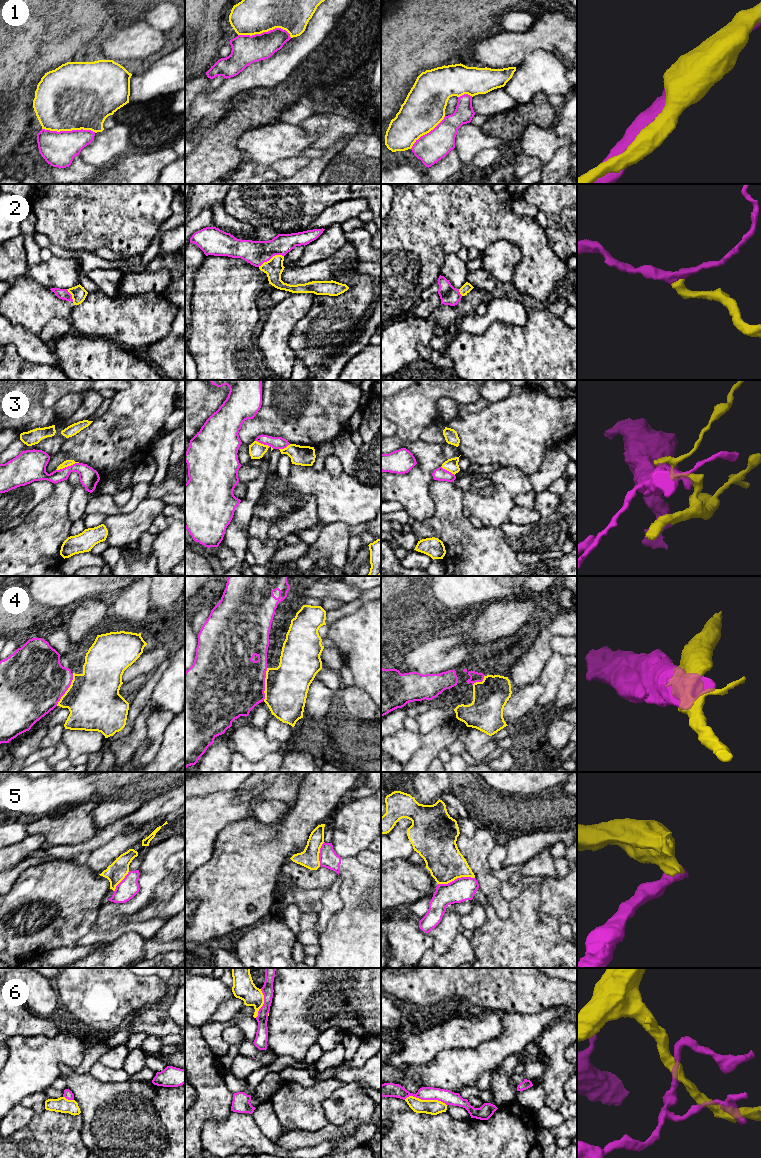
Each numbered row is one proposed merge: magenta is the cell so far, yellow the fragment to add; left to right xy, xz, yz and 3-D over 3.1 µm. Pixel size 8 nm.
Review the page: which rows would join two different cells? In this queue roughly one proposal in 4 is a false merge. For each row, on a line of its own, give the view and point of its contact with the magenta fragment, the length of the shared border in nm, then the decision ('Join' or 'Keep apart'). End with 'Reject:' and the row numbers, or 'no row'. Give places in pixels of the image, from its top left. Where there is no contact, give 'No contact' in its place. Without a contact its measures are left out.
1: Touches magenta at xz (265, 32). Shared border 440 nm. Keep apart
2: Touches magenta at xz (270, 258). Shared border 220 nm. Join
3: Touches magenta at xy (68, 466). Shared border 200 nm. Keep apart
4: Touches magenta at xy (67, 689). Shared border 300 nm. Keep apart
5: Touches magenta at yz (457, 878). Shared border 300 nm. Keep apart
6: Touches magenta at yz (426, 1099). Shared border 360 nm. Keep apart
Reject: 1, 3, 4, 5, 6

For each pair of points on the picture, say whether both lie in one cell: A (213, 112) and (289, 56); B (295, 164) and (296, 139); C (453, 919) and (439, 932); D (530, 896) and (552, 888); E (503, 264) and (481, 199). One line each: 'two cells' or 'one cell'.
A: one cell
B: two cells
C: one cell
D: two cells
E: two cells

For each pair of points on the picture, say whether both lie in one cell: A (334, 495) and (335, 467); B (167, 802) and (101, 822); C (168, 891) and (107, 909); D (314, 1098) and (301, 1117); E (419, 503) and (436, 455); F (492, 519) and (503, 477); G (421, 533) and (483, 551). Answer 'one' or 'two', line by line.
A: two
B: two
C: two
D: one
E: one
F: one
G: one

